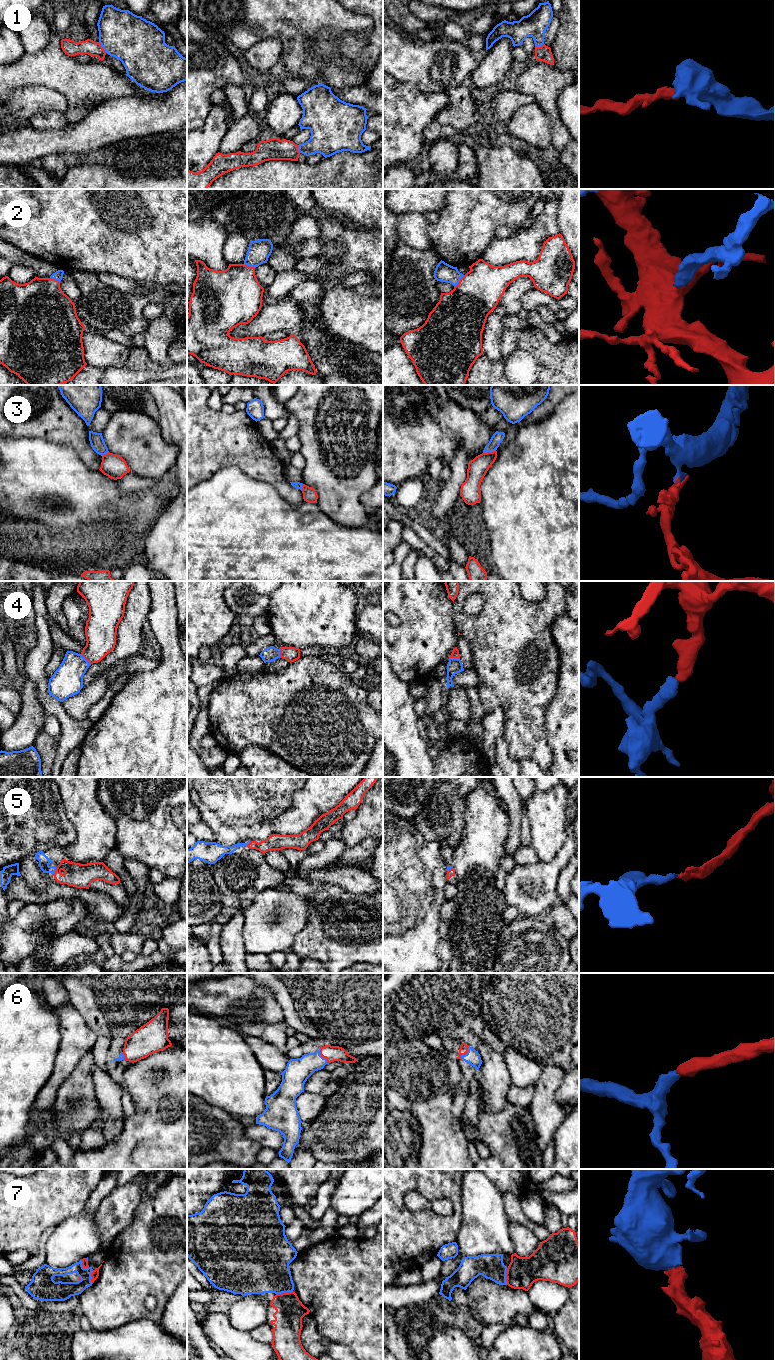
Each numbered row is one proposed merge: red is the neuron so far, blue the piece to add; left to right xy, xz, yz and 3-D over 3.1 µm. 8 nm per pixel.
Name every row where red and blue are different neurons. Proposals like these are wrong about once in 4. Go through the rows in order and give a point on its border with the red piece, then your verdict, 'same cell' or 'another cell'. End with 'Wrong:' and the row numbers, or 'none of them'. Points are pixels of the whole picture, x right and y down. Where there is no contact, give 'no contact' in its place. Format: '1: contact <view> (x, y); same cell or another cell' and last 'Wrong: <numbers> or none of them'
1: contact xy (102, 47); same cell
2: contact yz (459, 281); same cell
3: contact yz (489, 452); another cell
4: contact yz (454, 657); same cell
5: contact xy (55, 871); same cell
6: contact yz (465, 1053); same cell
7: contact xz (284, 1293); same cell
Wrong: 3

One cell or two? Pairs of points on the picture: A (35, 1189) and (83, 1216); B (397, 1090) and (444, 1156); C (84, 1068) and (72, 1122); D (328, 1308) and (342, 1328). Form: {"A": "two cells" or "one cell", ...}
{"A": "two cells", "B": "one cell", "C": "one cell", "D": "one cell"}

